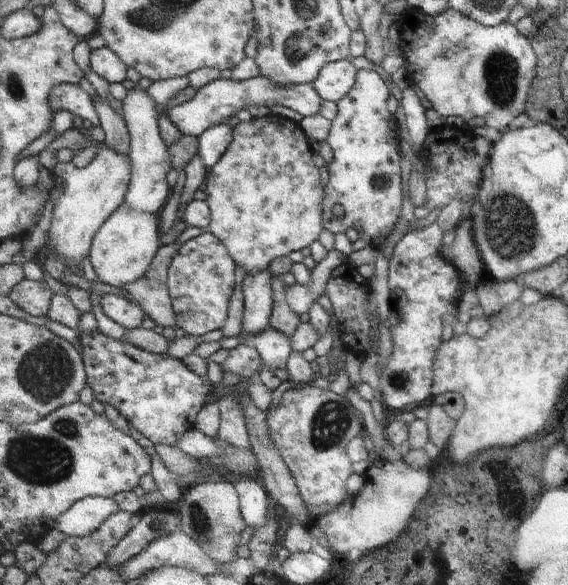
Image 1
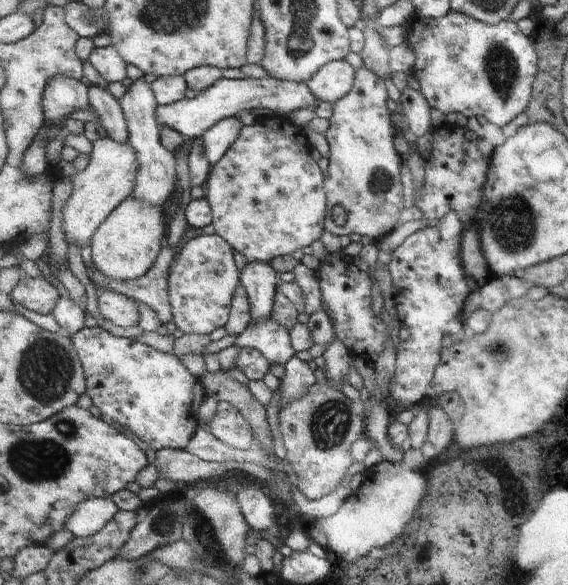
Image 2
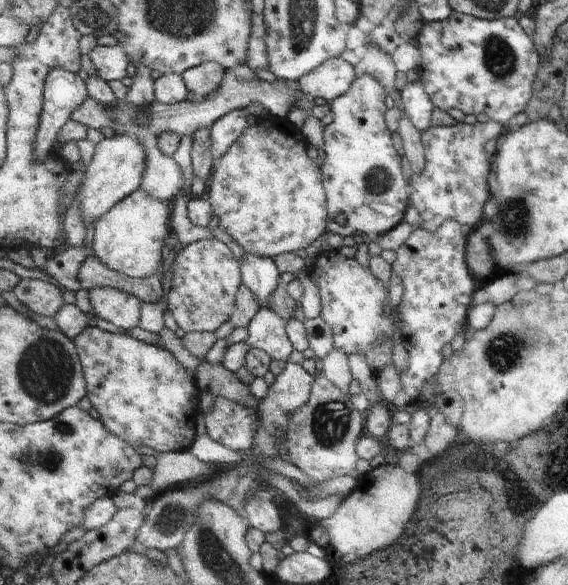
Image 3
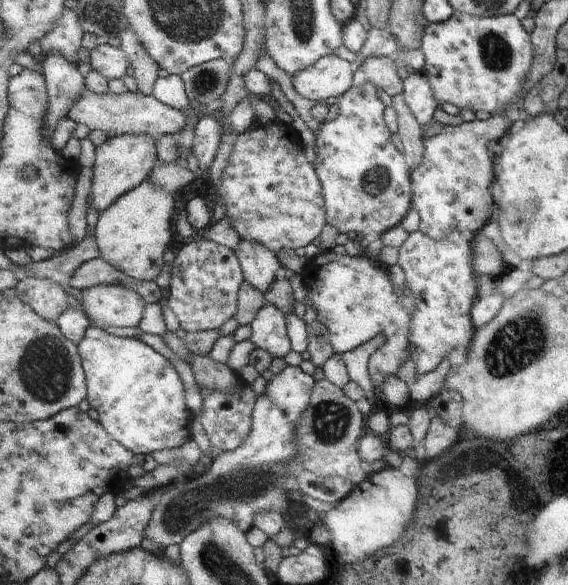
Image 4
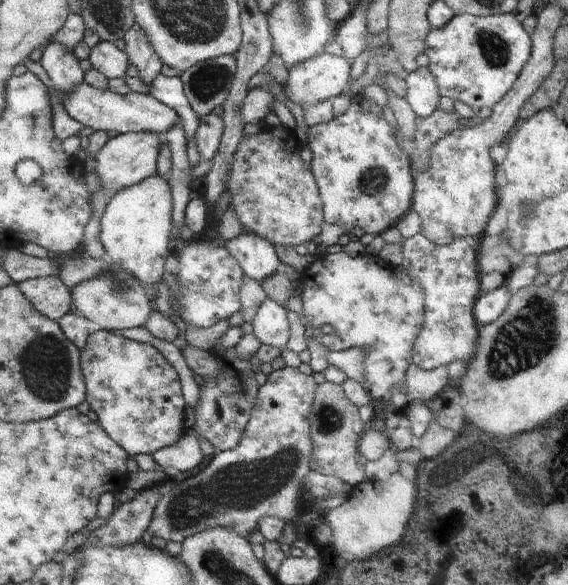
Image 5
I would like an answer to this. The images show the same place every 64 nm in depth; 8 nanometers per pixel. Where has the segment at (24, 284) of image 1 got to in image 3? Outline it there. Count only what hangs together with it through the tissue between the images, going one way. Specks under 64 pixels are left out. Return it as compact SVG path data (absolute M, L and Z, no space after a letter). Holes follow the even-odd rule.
M22 279L14 291L29 311L43 317L55 317L64 306L62 288L52 280Z

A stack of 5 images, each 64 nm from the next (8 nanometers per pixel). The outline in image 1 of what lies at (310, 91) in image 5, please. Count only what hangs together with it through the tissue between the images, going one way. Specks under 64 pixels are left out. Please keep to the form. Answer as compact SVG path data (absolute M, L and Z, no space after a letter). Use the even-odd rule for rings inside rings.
M349 59L333 61L321 69L319 78L313 80L311 86L325 101L338 103L353 90L357 74L358 69L351 64Z

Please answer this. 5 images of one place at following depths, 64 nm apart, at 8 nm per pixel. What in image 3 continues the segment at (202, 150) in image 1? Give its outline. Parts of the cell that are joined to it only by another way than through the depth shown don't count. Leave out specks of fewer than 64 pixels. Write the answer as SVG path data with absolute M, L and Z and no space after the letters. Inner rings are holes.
M245 109L229 112L229 114L217 120L217 123L210 128L212 158L215 161L221 159L248 130L247 115Z

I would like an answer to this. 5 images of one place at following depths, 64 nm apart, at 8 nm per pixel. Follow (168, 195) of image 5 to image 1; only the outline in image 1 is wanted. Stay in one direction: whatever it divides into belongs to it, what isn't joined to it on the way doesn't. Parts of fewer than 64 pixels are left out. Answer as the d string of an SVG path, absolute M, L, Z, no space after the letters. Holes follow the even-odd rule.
M124 202L120 209L116 210L112 217L101 226L93 240L90 262L98 281L115 286L115 288L123 288L123 286L133 284L139 278L143 278L162 247L159 242L160 235L159 216L147 214L147 212L137 212L137 210L129 208L127 202Z

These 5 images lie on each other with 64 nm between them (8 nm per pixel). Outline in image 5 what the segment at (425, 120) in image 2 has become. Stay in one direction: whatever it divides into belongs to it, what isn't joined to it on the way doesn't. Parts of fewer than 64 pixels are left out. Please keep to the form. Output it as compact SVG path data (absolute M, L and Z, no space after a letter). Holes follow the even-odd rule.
M419 67L416 71L408 73L406 81L408 84L406 99L417 116L427 118L439 109L441 90L437 78L428 67Z

